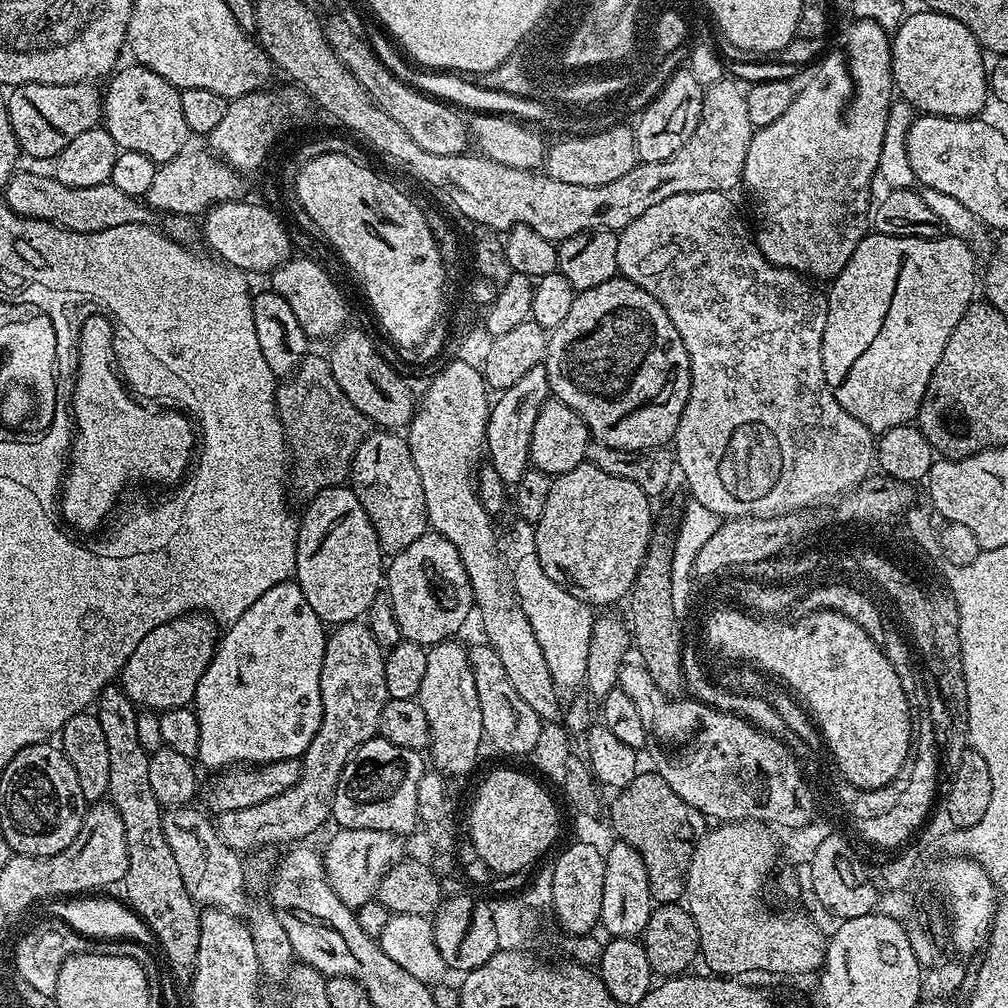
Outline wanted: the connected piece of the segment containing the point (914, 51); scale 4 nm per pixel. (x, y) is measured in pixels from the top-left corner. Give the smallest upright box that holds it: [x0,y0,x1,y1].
[891,10,990,120]

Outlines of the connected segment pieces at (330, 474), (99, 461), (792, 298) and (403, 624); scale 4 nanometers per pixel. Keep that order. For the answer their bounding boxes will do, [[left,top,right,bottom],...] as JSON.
[[276,355,370,502],[58,314,196,532],[618,192,874,518],[386,530,474,646]]

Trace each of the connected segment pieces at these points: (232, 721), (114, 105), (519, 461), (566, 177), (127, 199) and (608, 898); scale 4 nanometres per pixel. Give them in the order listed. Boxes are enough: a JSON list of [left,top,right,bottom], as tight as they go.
[[194,579,326,770],[102,62,190,166],[486,364,550,486],[543,125,638,187],[2,170,150,232],[599,839,654,938]]

